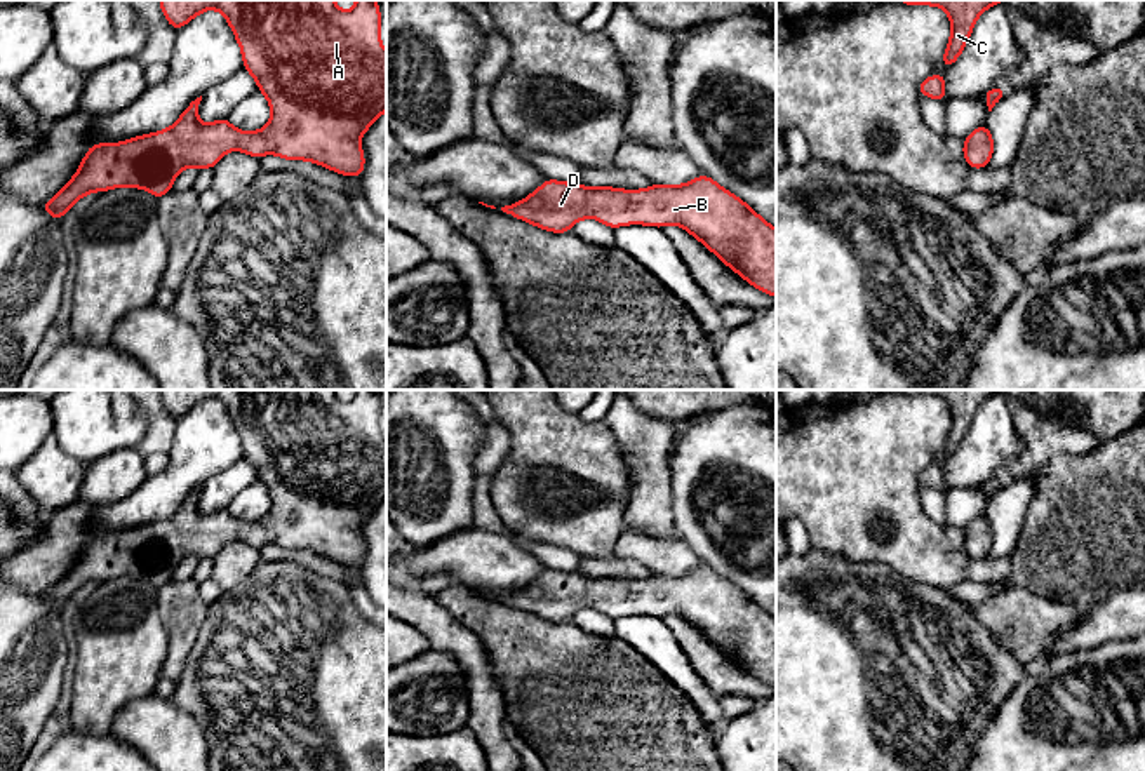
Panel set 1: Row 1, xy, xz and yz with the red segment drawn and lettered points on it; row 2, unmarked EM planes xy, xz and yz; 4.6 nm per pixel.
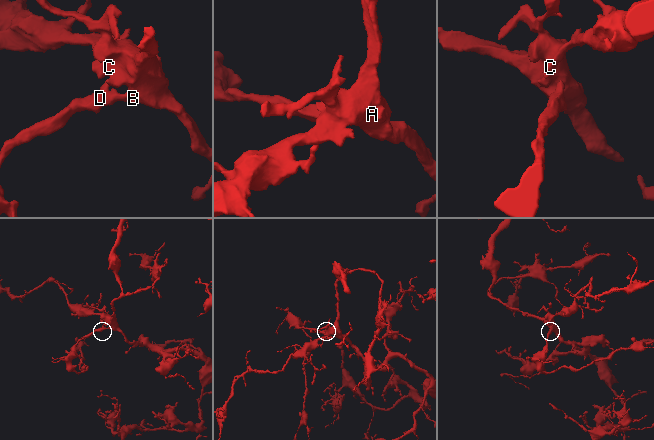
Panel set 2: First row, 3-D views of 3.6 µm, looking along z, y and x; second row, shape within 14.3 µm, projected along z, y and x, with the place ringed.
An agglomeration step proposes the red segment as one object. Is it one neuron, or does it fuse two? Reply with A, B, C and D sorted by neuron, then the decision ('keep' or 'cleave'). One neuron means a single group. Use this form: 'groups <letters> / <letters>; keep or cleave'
groups A B C D; keep

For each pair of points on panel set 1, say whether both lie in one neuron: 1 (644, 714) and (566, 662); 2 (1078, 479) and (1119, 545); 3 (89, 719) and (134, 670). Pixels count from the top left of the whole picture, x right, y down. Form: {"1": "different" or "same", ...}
{"1": "same", "2": "same", "3": "same"}

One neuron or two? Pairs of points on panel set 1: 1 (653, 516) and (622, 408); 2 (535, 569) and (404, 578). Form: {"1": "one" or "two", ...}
{"1": "one", "2": "one"}

